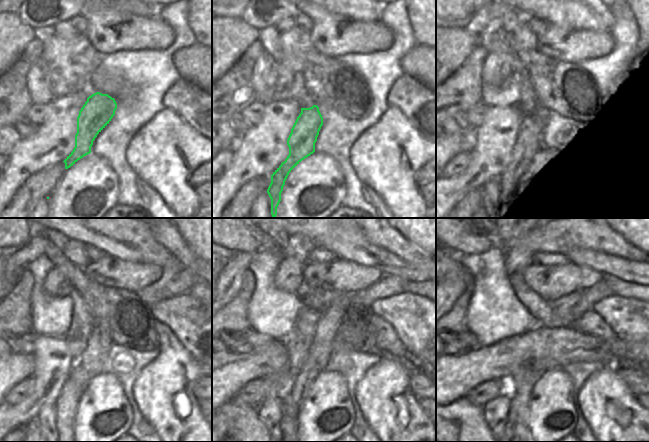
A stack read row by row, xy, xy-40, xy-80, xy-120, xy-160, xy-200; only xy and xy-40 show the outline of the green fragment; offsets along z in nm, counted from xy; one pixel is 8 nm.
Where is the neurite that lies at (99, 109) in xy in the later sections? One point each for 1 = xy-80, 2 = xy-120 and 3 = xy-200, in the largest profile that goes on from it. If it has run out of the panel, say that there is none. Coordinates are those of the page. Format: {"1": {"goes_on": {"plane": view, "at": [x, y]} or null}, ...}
{"1": {"goes_on": {"plane": "xy-80", "at": [528, 143]}}, "2": {"goes_on": {"plane": "xy-120", "at": [83, 369]}}, "3": {"goes_on": {"plane": "xy-200", "at": [519, 409]}}}

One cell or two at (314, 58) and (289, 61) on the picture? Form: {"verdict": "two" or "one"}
{"verdict": "two"}

